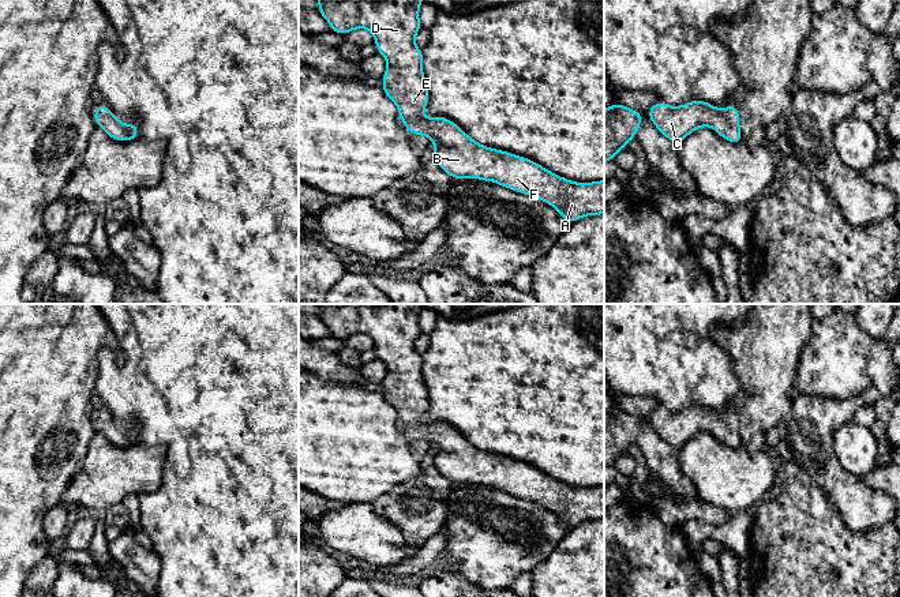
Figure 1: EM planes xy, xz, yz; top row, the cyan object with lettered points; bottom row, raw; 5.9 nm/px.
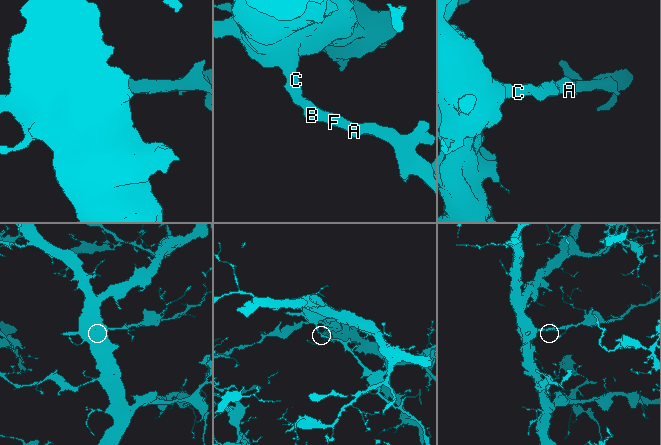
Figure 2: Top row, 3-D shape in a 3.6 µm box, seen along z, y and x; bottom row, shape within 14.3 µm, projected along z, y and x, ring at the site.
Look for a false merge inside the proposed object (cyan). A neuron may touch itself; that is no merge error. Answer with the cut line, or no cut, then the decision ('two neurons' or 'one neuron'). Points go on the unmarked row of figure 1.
no cut | one neuron

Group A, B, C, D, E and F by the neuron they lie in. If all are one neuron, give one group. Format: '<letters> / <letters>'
A B C D E F

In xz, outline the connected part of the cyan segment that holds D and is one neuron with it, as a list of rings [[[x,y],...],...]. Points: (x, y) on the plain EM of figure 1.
[[[423,304],[316,305],[320,320],[330,328],[333,337],[346,339],[361,333],[374,339],[378,358],[387,365],[387,375],[382,382],[383,398],[397,410],[404,432],[409,438],[428,442],[434,447],[434,466],[453,484],[494,487],[513,496],[539,503],[555,512],[567,529],[585,521],[604,519],[604,485],[593,488],[566,485],[532,465],[475,447],[446,423],[424,423],[421,420],[428,410],[428,393],[421,373],[423,356],[415,350],[415,341],[421,334],[419,313]]]

